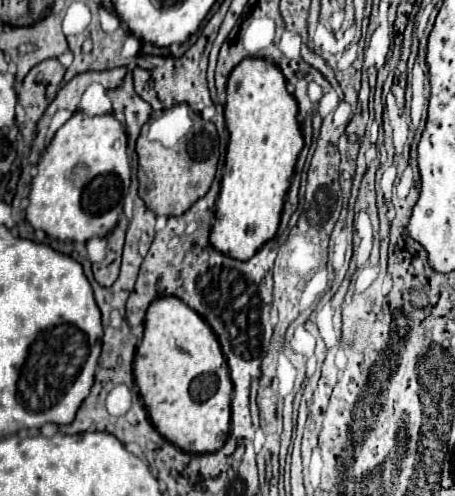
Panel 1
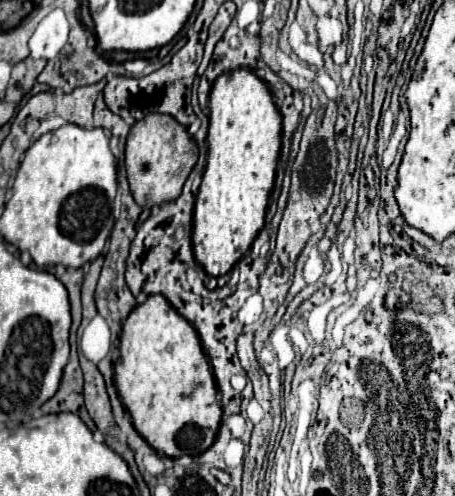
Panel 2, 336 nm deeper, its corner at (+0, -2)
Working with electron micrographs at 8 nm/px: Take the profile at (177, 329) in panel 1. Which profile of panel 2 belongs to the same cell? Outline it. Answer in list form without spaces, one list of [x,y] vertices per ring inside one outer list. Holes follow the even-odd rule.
[[[154,294],[124,320],[118,350],[120,358],[114,364],[116,388],[140,436],[156,452],[164,452],[170,458],[206,452],[216,440],[222,406],[218,404],[216,380],[194,326],[162,294]]]

